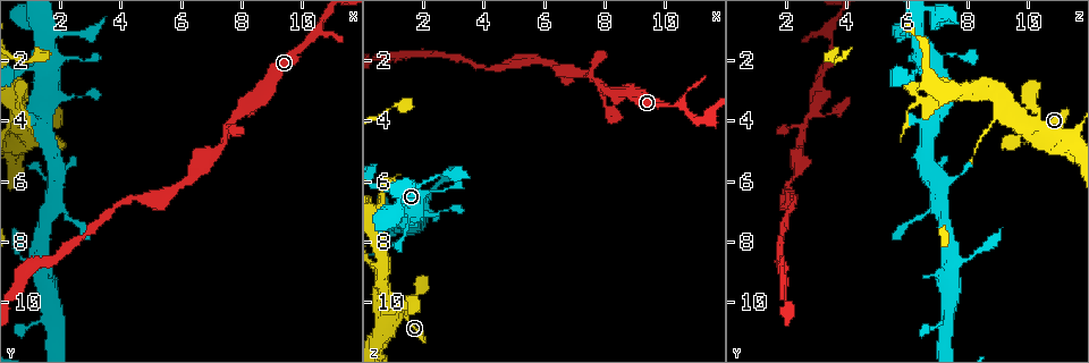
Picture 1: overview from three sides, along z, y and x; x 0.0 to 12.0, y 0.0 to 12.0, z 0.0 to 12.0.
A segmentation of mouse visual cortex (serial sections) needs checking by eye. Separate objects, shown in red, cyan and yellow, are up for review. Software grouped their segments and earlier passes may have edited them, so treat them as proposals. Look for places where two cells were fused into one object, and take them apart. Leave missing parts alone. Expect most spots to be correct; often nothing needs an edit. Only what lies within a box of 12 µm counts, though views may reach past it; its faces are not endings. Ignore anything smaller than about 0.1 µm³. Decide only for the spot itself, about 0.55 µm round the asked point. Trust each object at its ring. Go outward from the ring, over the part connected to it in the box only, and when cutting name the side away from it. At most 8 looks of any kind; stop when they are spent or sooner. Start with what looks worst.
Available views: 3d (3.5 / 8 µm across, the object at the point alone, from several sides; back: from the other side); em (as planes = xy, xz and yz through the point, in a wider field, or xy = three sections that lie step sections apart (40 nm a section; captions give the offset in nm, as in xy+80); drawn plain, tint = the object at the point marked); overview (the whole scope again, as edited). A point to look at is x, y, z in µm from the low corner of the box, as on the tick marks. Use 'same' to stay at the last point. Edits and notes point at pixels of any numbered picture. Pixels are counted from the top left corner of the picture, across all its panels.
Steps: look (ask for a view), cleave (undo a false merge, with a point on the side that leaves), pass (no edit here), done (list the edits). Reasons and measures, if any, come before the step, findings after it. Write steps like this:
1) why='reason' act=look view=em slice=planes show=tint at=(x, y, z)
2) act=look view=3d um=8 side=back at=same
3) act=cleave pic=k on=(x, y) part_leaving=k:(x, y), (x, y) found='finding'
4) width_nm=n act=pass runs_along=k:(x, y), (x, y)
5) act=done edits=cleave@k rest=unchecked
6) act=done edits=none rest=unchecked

why='sudden change in width' act=look view=3d um=3.5 at=(10.1, 1.5, 3.6)

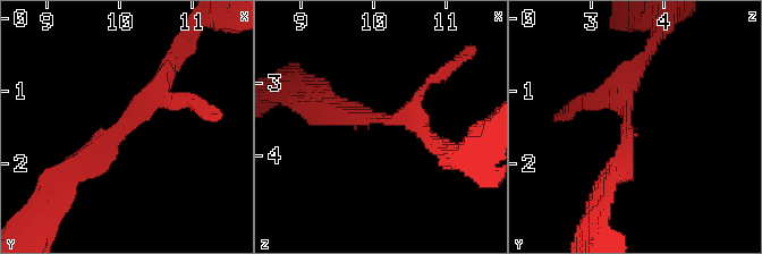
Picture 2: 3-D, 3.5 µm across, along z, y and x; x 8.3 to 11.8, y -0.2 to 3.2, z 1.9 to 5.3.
act=look view=em slice=xy step=5 show=tint at=(10.15, 1.40, 3.50)

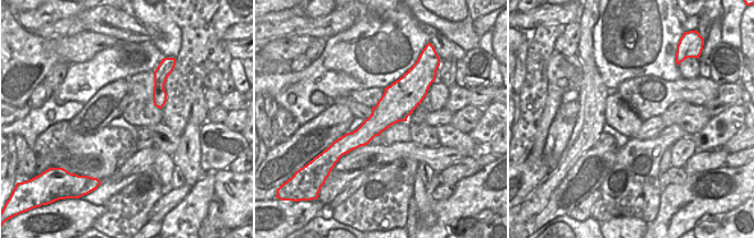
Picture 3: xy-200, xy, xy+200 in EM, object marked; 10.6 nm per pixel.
act=pass runs_along=3:(406, 78), (405, 93), (344, 151) found='continuous, no second cell'

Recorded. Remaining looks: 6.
why='a narrow waist' act=look view=3d um=3.5 at=(0.9, 2.4, 6.4)

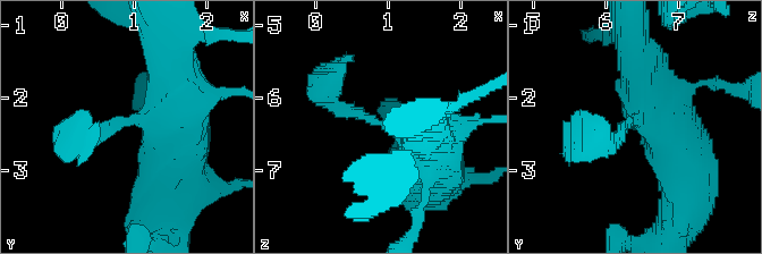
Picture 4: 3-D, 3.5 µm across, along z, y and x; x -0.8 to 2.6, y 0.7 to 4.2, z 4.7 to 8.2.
act=look view=em slice=xy step=5 show=tint at=(0.85, 2.30, 6.35)

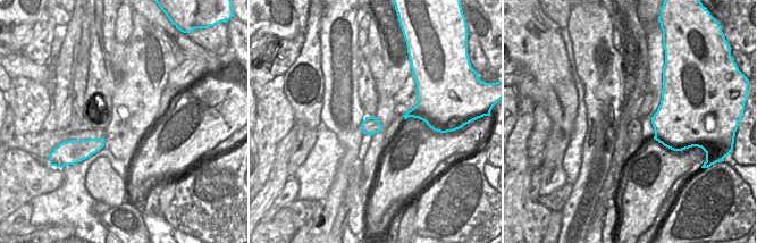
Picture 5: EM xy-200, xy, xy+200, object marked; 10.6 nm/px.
act=pass runs_along=4:(432, 140), (341, 110), (328, 84) found='one cell here'

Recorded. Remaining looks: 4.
why='sudden change in width' act=look view=3d um=8 at=(8.8, 3.0, 3.1)

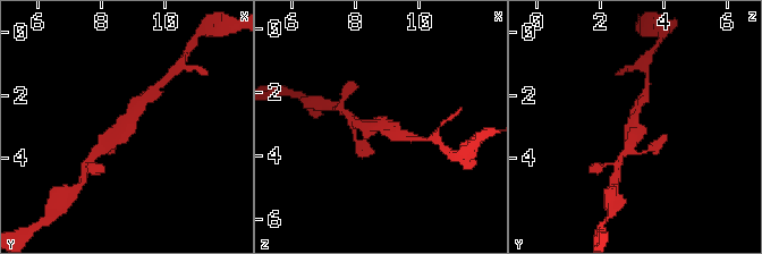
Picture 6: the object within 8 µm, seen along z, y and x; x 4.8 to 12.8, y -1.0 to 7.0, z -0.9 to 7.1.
arm_widths_nm=200,350 why='shape alone is not enough' act=look view=em slice=xy step=2 show=tint at=(8.8, 3.0, 3.0)

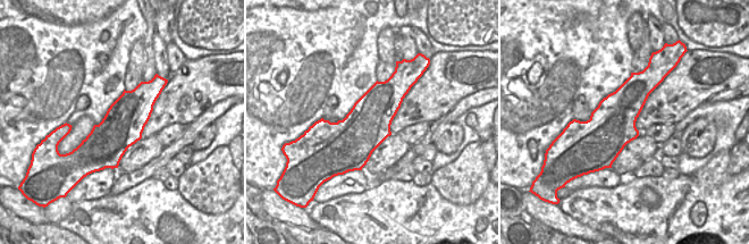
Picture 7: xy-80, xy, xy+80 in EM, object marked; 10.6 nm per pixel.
act=pass runs_along=6:(141, 101), (123, 132), (102, 146) found='all the same cell'

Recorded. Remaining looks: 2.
act=done edits=none rest=unchecked

